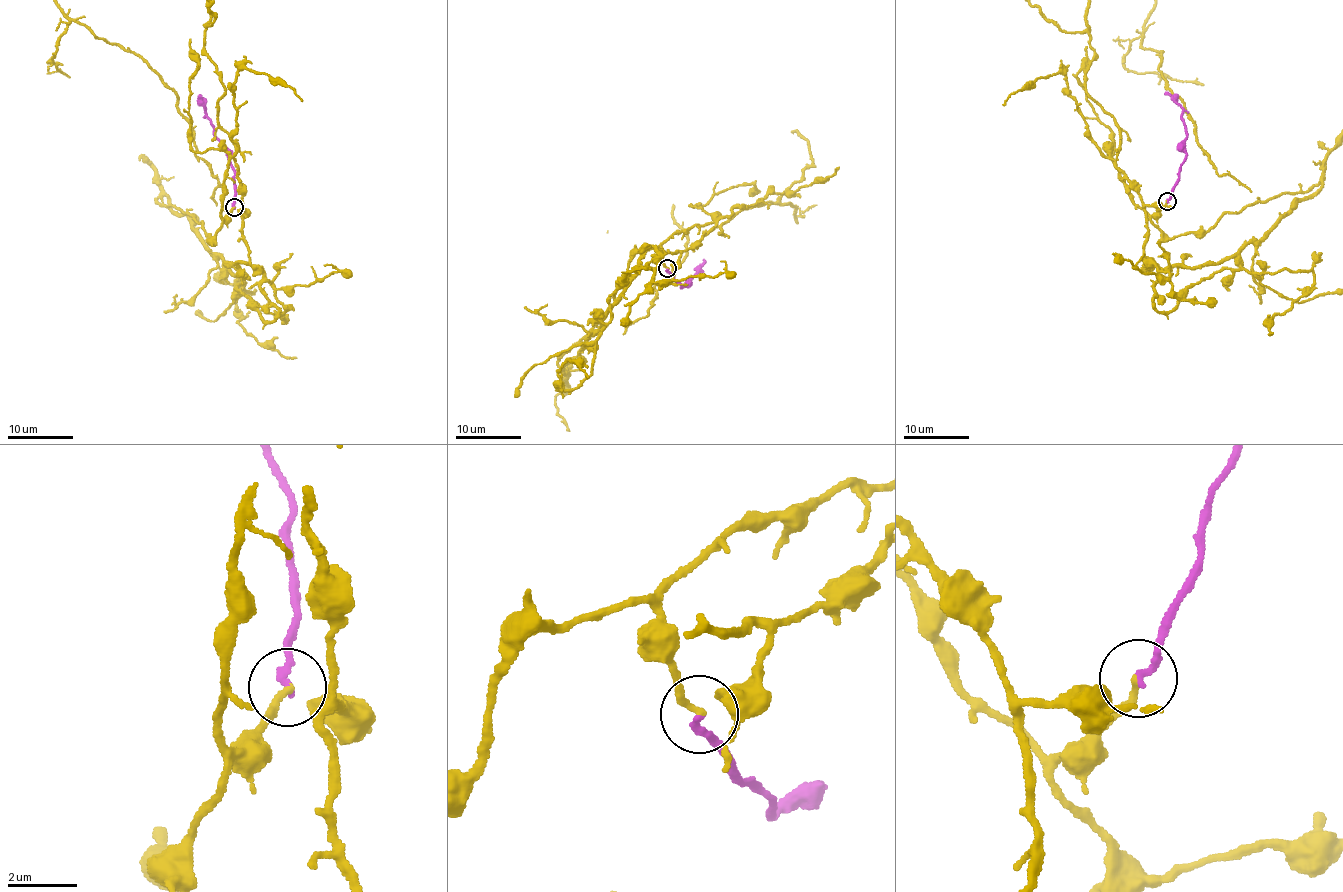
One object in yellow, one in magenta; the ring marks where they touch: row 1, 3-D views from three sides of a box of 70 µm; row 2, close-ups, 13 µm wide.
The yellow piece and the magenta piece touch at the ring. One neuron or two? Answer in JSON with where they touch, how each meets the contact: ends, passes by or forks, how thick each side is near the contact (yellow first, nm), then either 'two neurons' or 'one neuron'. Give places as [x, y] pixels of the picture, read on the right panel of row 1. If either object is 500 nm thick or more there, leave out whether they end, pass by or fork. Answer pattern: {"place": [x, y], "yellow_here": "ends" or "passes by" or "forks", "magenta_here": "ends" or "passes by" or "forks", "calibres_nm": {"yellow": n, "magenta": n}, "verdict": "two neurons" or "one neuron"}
{"place": [1167, 201], "yellow_here": "passes by", "magenta_here": "ends", "calibres_nm": {"yellow": 150, "magenta": 200}, "verdict": "one neuron"}

